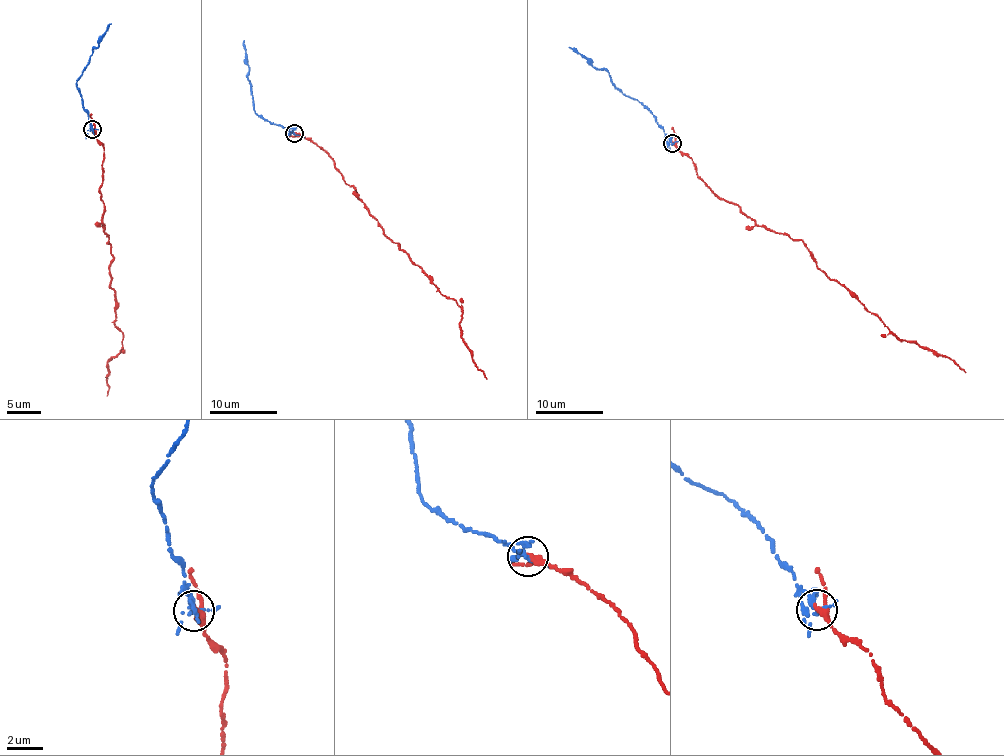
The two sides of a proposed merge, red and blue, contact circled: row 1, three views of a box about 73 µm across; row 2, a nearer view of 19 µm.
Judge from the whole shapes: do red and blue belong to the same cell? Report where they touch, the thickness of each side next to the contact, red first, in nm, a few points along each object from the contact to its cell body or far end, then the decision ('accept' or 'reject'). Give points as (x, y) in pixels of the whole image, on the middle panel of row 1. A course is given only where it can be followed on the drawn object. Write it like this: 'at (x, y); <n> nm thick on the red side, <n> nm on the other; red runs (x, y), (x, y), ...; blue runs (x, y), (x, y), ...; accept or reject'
at (294, 133); 320 nm thick on the red side, 220 nm on the other; red runs (296, 133), (324, 149), (387, 237), (420, 267), (439, 292), (457, 301), (461, 315), (460, 338), (486, 378); blue runs (294, 133), (256, 113), (244, 40); accept

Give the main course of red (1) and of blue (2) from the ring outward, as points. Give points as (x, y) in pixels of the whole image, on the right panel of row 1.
1: (672, 143), (714, 194), (759, 225), (800, 239), (816, 266), (897, 337), (948, 357), (965, 372)
2: (672, 143), (672, 138), (663, 132), (651, 111), (619, 91), (606, 70), (595, 69), (569, 47)

